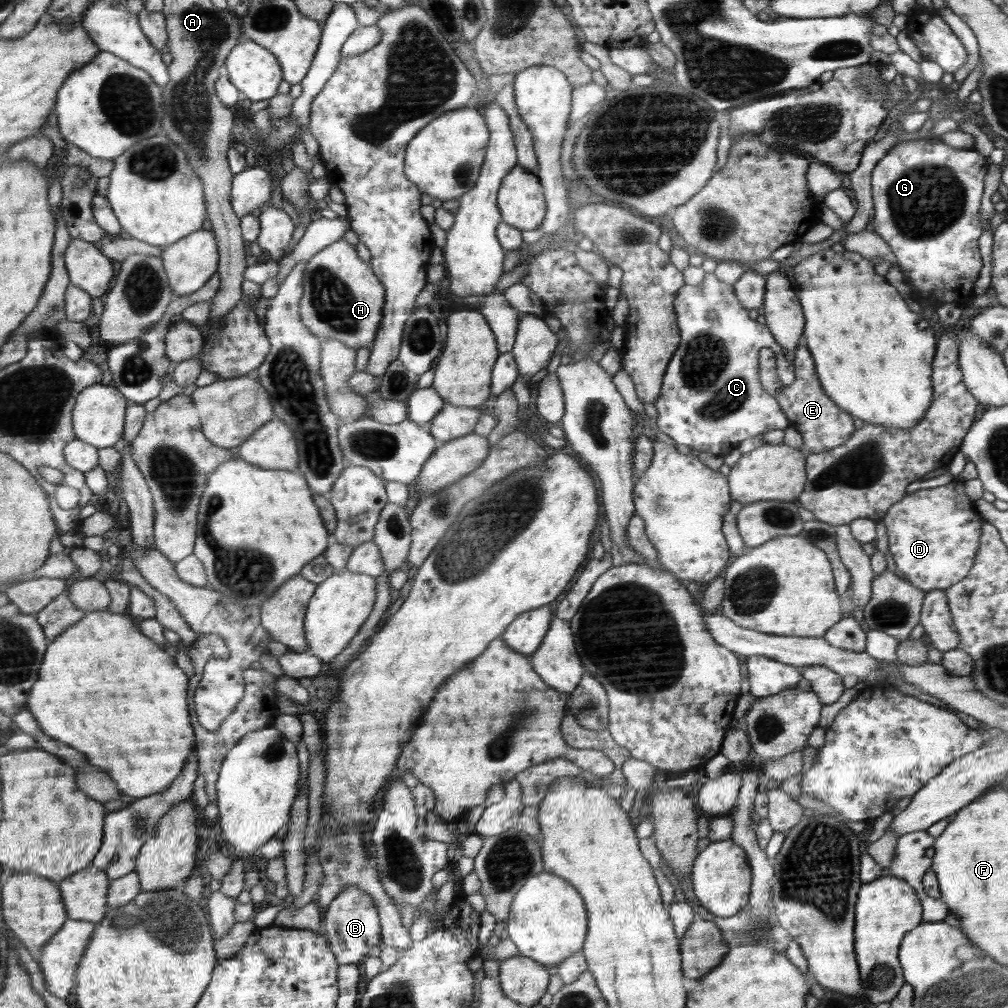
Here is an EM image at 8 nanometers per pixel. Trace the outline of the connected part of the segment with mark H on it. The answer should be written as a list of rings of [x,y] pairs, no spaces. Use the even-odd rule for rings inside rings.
[[[340,238],[316,253],[306,263],[306,268],[302,282],[305,292],[300,304],[302,322],[322,340],[338,339],[338,342],[356,350],[370,349],[370,344],[377,338],[381,321],[384,320],[385,285],[374,274],[372,267],[358,255],[356,246]]]

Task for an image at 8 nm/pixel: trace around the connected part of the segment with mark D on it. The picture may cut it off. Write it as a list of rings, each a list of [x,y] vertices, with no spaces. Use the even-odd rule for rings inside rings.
[[[956,480],[931,489],[919,489],[906,495],[888,510],[882,522],[887,528],[888,548],[894,557],[896,568],[909,584],[925,593],[948,589],[968,577],[973,569],[978,554],[978,543],[985,526],[985,521],[977,512],[976,502],[971,501],[964,490],[964,482]]]

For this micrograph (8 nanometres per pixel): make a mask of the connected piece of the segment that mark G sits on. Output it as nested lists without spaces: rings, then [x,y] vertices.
[[[927,138],[916,141],[906,141],[894,146],[884,155],[871,174],[871,195],[873,198],[872,224],[874,232],[890,246],[892,254],[897,258],[898,264],[902,267],[904,276],[914,288],[920,292],[922,300],[930,306],[938,307],[947,302],[956,302],[965,306],[974,295],[974,290],[978,290],[978,278],[982,278],[982,270],[986,270],[986,254],[982,254],[982,234],[986,234],[986,224],[981,222],[982,202],[986,202],[986,178],[990,178],[990,158],[982,154],[982,150],[975,148],[958,149],[948,146],[944,141],[937,138]]]

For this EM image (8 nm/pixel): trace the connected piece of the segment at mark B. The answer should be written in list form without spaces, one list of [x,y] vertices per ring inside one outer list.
[[[344,886],[344,890],[340,891],[340,894],[337,894],[328,908],[322,912],[322,919],[326,929],[324,935],[329,938],[330,946],[333,947],[338,962],[343,965],[356,965],[380,942],[380,912],[374,900],[370,898],[370,894],[366,894],[362,888]]]

